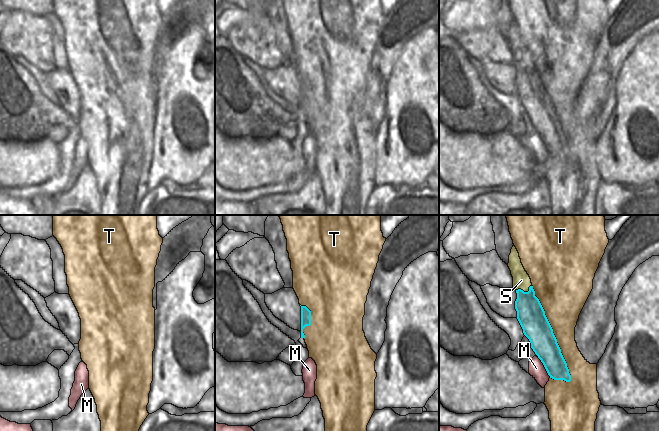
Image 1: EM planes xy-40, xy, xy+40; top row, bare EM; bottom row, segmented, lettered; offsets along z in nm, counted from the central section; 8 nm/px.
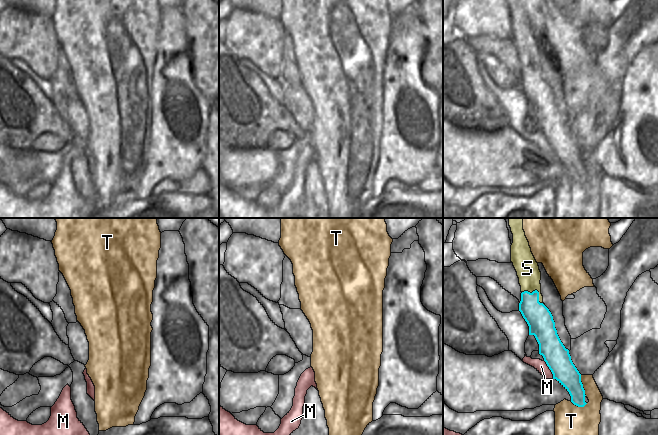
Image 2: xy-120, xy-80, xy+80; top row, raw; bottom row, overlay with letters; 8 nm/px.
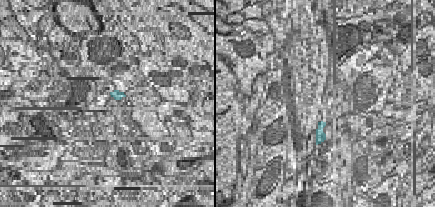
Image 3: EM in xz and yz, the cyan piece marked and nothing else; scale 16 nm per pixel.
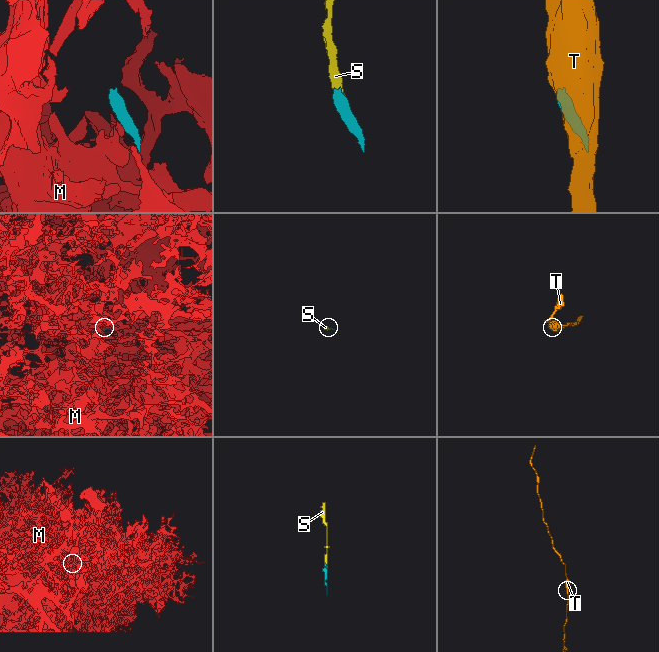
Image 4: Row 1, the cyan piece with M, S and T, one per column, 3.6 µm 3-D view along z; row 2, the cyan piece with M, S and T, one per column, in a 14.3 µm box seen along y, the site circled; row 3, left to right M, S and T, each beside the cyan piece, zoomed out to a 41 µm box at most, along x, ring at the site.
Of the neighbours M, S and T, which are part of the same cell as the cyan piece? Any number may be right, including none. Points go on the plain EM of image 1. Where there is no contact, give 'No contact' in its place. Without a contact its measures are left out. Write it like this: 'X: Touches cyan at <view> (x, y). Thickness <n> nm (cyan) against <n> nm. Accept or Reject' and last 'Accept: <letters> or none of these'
M: Touches cyan at xy+40 (544, 142). Thickness 200 nm (cyan) against 130 nm. Reject
S: Touches cyan at xy+40 (523, 67). Thickness 220 nm (cyan) against 140 nm. Reject
T: Touches cyan at xy+40 (553, 110). Thickness 220 nm (cyan) against 300 nm. Reject
Accept: none of these

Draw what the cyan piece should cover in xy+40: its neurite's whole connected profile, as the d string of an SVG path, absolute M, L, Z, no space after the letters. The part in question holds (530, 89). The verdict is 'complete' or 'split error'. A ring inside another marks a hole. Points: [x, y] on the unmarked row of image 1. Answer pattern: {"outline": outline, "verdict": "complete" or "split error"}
{"outline": "M533 62L529 63L528 68L518 65L516 69L517 95L531 119L531 124L543 139L550 154L570 158L571 151L567 139L545 87L535 72Z", "verdict": "complete"}

